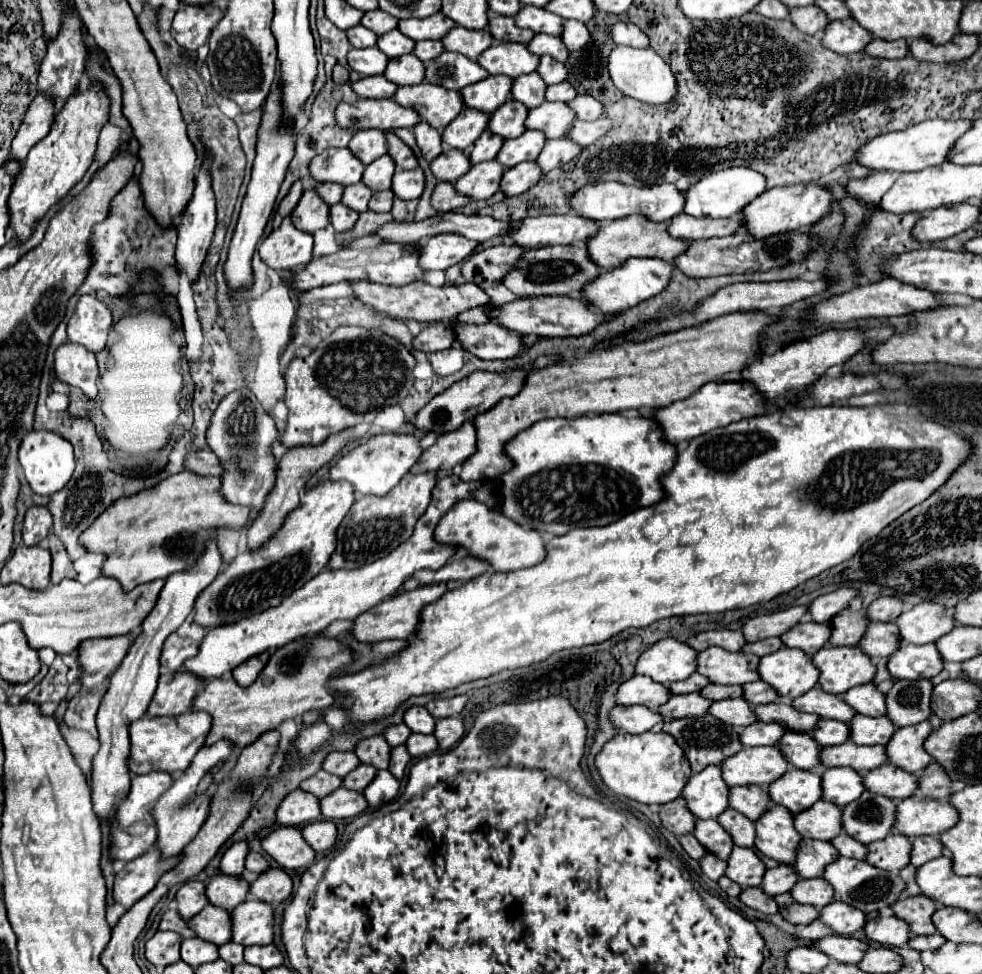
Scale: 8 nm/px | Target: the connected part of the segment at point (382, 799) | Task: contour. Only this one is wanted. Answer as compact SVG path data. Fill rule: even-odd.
M379 770L375 782L371 782L363 794L371 808L379 808L399 796L399 786L401 782L389 770Z

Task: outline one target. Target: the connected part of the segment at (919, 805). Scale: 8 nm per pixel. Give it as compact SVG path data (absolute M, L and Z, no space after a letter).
M911 796L897 804L895 830L899 830L909 838L923 834L937 836L953 828L957 820L959 820L959 812L949 802Z

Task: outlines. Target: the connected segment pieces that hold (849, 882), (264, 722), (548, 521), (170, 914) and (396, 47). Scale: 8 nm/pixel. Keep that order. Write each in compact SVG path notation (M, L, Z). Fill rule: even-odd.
M839 858L833 864L829 864L825 868L823 878L835 888L835 900L839 902L847 902L853 908L863 910L865 914L873 912L873 910L881 910L887 906L893 906L899 896L905 890L905 882L901 880L901 876L897 872L887 872L887 870L879 870L875 866L871 866L865 860L851 860L851 858Z
M317 634L313 638L289 642L289 646L277 650L249 688L241 688L235 680L223 678L209 682L195 696L191 706L193 712L203 710L213 718L213 728L209 730L205 744L211 746L217 740L227 740L235 748L245 748L263 732L277 728L283 720L297 720L309 710L329 708L333 704L333 694L327 690L327 682L335 670L345 668L351 660L351 652L341 642Z
M619 414L581 416L581 418L551 418L539 420L531 428L519 432L505 446L505 456L511 458L511 470L501 474L501 508L499 512L527 530L563 536L579 526L607 526L631 510L651 506L663 498L661 476L671 470L677 448L661 440L659 426L643 416L623 418Z
M175 908L167 910L161 918L161 924L159 924L159 930L173 930L177 934L181 934L183 938L193 938L195 932L187 926L187 922L179 916L179 912Z
M391 30L383 36L379 36L377 48L383 54L387 54L389 58L397 58L397 56L403 56L403 54L411 54L415 50L415 40L401 34L399 30Z

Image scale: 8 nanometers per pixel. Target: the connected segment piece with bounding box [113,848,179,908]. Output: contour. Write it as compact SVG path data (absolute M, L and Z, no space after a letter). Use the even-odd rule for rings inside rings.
M151 848L143 856L127 862L115 876L113 900L125 908L131 908L139 898L153 890L159 876L177 864L179 856L161 860L159 850Z

